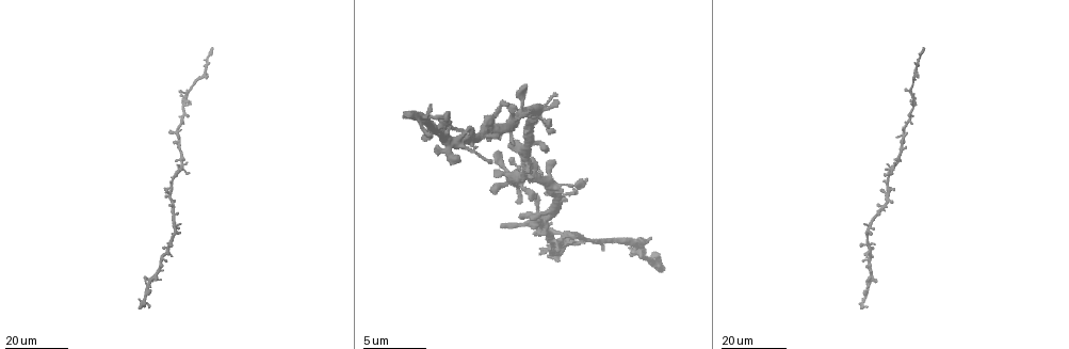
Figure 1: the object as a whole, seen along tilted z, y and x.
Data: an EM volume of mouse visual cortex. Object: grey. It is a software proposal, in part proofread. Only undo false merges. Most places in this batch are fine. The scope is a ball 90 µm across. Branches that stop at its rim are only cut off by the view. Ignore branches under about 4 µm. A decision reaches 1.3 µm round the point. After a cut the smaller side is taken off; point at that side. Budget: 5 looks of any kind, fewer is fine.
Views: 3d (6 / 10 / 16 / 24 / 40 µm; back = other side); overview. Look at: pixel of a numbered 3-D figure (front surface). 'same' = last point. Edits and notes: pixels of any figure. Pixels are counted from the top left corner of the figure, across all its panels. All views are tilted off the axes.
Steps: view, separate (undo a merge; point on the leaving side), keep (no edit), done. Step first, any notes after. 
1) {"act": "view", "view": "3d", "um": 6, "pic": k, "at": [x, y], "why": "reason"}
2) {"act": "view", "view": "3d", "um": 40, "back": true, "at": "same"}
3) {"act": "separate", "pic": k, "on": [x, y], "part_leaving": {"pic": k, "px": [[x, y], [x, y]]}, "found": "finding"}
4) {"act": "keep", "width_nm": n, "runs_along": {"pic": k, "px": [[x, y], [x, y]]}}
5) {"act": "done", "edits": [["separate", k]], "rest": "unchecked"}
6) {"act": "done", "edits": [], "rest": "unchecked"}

{"act": "view", "view": "3d", "um": 24, "pic": 1, "at": [202, 76], "why": "narrows sharply"}

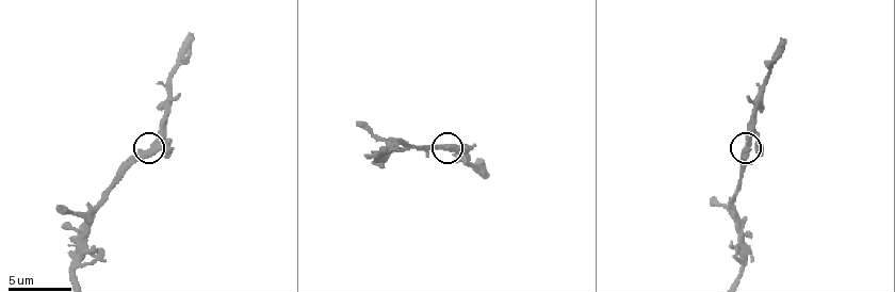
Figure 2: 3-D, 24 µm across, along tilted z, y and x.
{"act": "view", "view": "3d", "um": 6, "pic": 2, "at": [454, 150], "why": "closer look"}

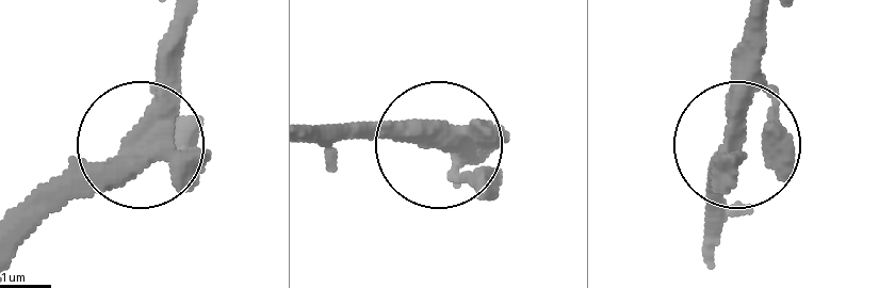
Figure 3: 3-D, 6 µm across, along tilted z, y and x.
{"act": "keep", "found": "all the same cell"}

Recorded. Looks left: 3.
{"act": "view", "view": "3d", "um": 16, "pic": 1, "at": [182, 116], "why": "three-way junction"}

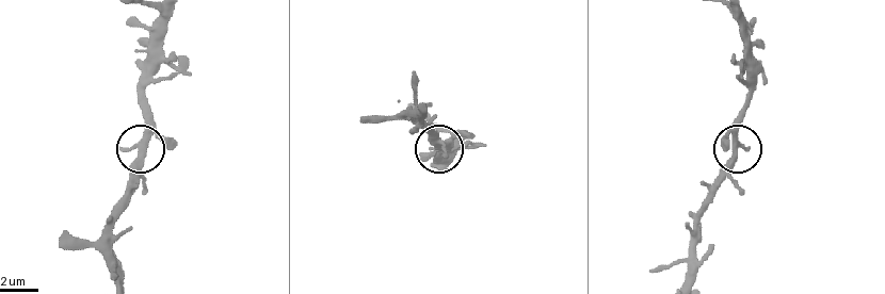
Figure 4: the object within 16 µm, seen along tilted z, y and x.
{"act": "view", "view": "3d", "um": 10, "pic": 4, "at": [735, 156], "why": "closer look"}

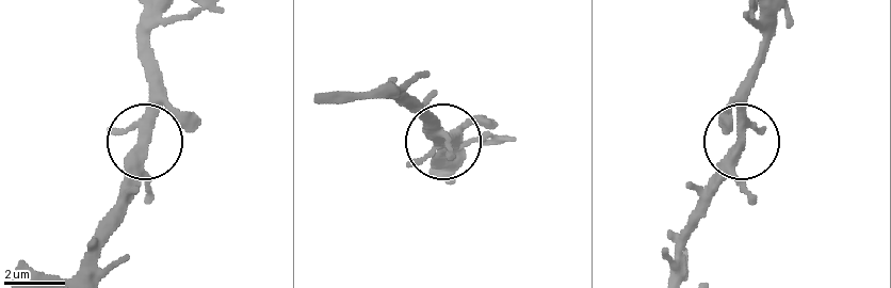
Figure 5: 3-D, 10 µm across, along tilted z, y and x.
{"act": "keep", "arms": 3, "runs_along": {"pic": 5, "px": [[94, 270], [97, 240], [145, 137], [152, 69]]}, "found": "all the same cell"}

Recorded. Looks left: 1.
{"act": "done", "edits": [], "rest": "unchecked"}

